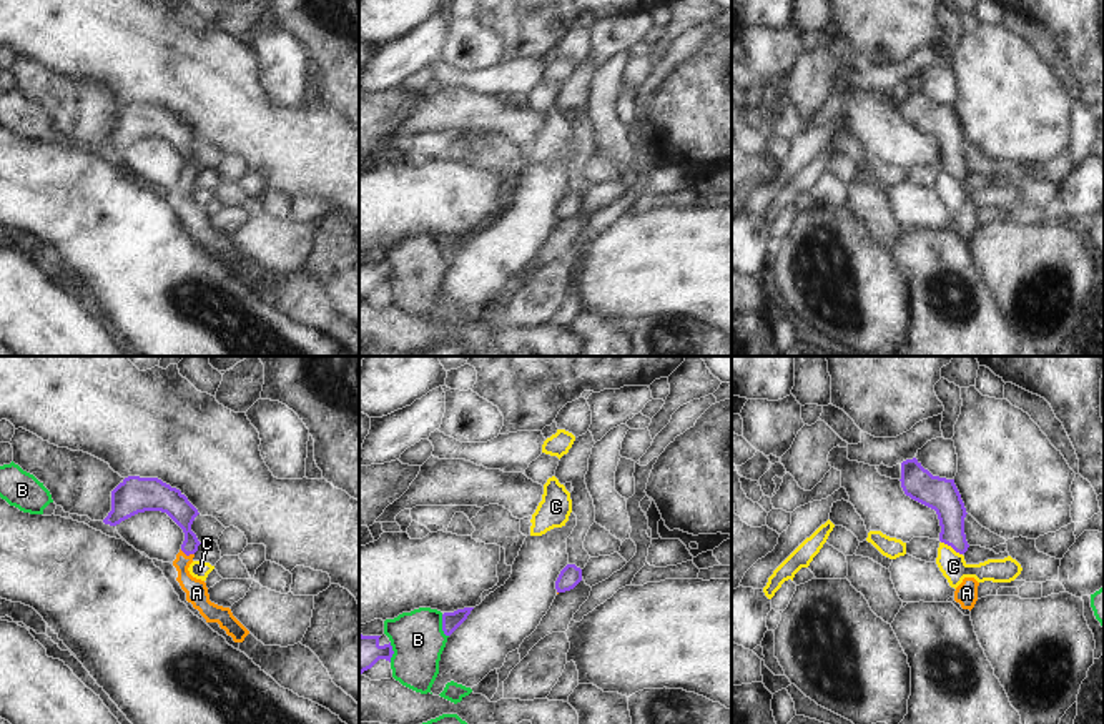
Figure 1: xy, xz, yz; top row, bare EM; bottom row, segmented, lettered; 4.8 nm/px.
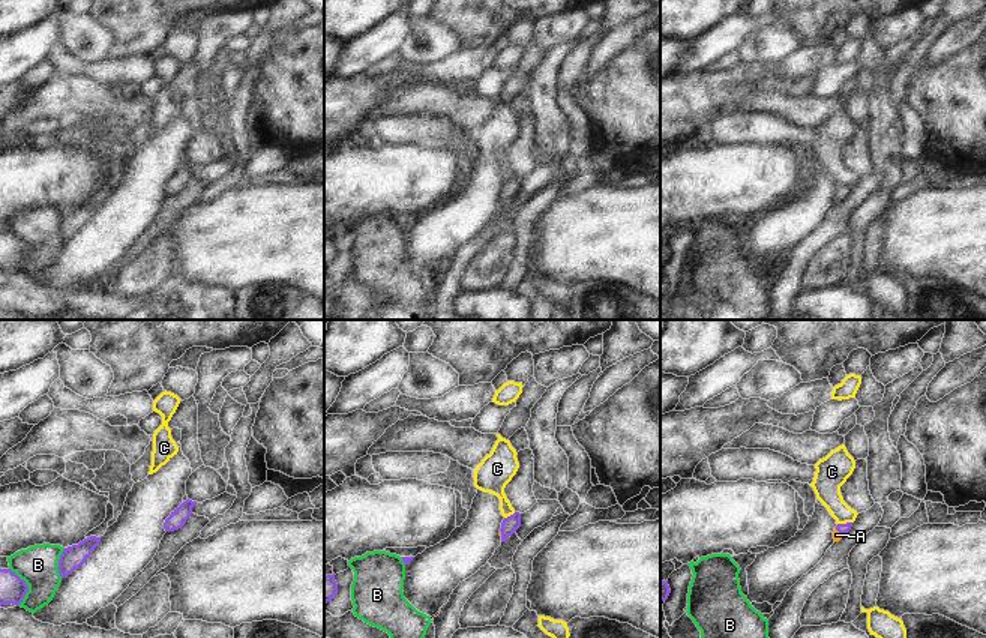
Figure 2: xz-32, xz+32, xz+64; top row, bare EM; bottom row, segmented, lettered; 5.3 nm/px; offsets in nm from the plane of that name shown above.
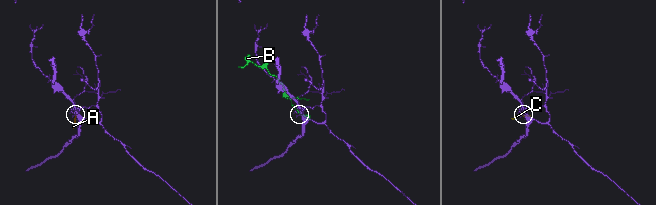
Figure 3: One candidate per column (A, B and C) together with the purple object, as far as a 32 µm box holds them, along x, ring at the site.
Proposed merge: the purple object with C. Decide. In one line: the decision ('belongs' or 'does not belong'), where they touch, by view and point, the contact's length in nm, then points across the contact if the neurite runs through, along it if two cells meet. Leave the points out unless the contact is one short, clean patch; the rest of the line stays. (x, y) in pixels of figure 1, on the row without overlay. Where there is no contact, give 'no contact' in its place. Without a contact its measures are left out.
does not belong; meets purple in yz at (951, 173); contact 120 nm long; border along yz (941, 168), (961, 182)

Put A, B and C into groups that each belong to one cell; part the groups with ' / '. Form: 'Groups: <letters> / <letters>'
Groups: A / B / C

